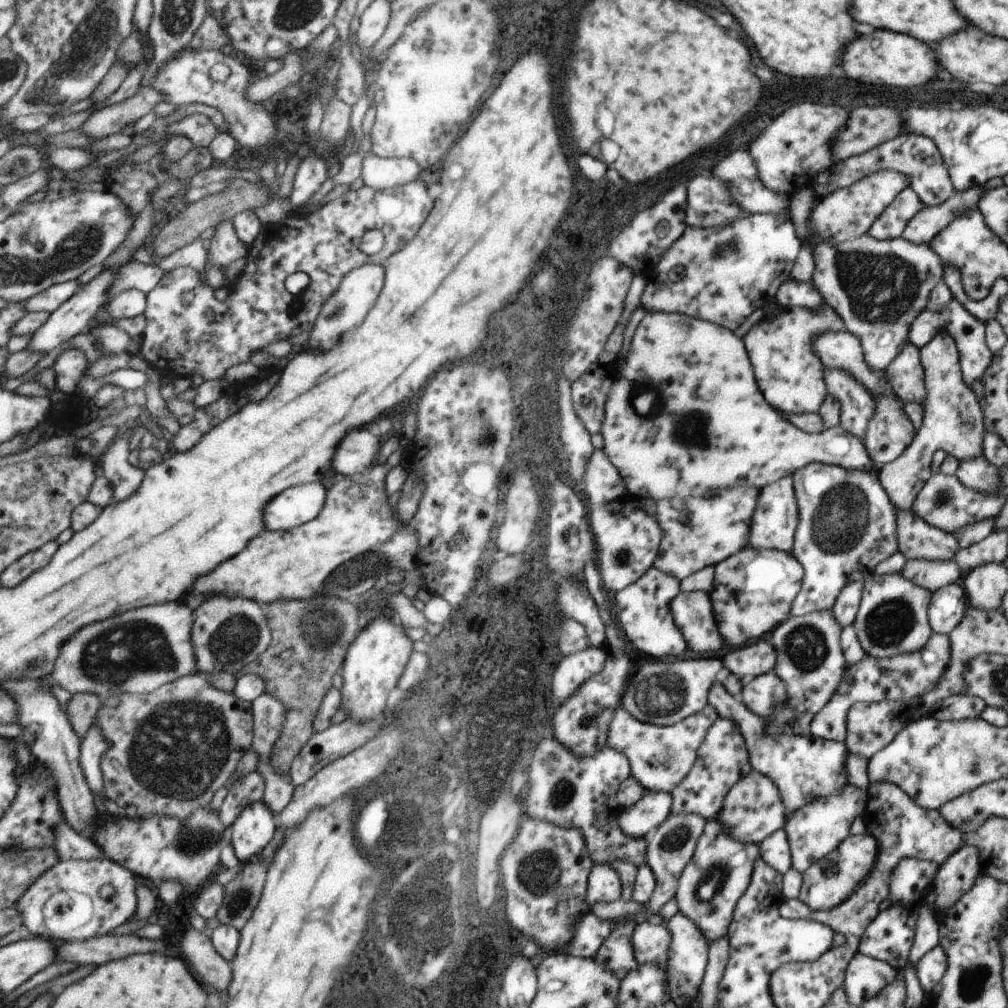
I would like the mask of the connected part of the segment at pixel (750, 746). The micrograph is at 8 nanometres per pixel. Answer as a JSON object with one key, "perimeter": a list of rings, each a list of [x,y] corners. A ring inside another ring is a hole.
{"perimeter":[[[717,684],[711,688],[709,704],[717,710],[719,718],[731,720],[739,726],[751,768],[755,772],[769,776],[779,788],[781,800],[787,808],[785,820],[789,820],[789,816],[793,812],[797,812],[799,808],[809,804],[813,798],[825,798],[825,796],[837,794],[841,788],[845,788],[845,784],[849,784],[849,778],[845,772],[845,756],[849,754],[849,750],[845,744],[821,740],[821,738],[815,738],[811,734],[797,736],[793,732],[771,736],[767,732],[767,720],[753,714],[745,704],[741,704],[741,700],[735,700],[723,688],[723,684]]]}

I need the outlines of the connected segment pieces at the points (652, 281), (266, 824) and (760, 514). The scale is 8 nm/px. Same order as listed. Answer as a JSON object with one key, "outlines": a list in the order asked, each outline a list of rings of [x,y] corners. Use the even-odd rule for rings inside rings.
{"outlines":[[[[787,212],[787,214],[779,214],[779,216],[773,216],[773,214],[749,216],[749,214],[745,214],[743,218],[737,218],[737,220],[731,222],[731,224],[721,224],[721,226],[713,226],[713,228],[687,226],[687,228],[683,230],[683,234],[681,234],[681,236],[671,244],[671,248],[663,254],[663,258],[659,258],[659,264],[653,268],[651,276],[647,276],[649,282],[645,284],[645,290],[643,290],[643,296],[641,296],[641,304],[643,304],[643,308],[645,308],[647,312],[657,312],[659,308],[663,308],[663,310],[659,310],[659,312],[685,312],[689,318],[691,318],[691,316],[701,316],[701,320],[709,320],[709,322],[713,322],[713,324],[721,324],[723,328],[735,332],[735,328],[739,328],[741,322],[743,322],[753,310],[765,308],[765,306],[773,300],[775,290],[777,290],[783,282],[791,280],[793,262],[797,260],[799,248],[801,248],[801,240],[799,240],[797,234],[795,234],[795,228],[793,228],[793,222],[791,222],[791,218],[789,218],[789,212]],[[671,268],[673,268],[673,274],[671,274],[671,278],[673,278],[673,304],[671,304],[671,294],[669,294],[669,292],[671,292],[671,288],[669,288],[669,270],[671,270]]],[[[265,798],[257,804],[249,806],[241,818],[233,824],[233,838],[231,846],[235,850],[235,856],[241,864],[255,862],[261,858],[263,850],[269,846],[269,842],[275,838],[279,820],[275,818],[273,810],[265,804]]],[[[785,476],[763,490],[759,490],[757,498],[757,508],[753,514],[753,524],[751,524],[751,538],[749,538],[749,548],[753,546],[755,550],[779,550],[785,554],[791,554],[793,550],[793,534],[799,524],[799,506],[795,498],[795,488],[793,488],[793,476]]]]}

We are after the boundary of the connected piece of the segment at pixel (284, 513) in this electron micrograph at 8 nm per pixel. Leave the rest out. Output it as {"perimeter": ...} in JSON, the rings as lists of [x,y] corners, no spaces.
{"perimeter":[[[305,484],[297,488],[289,488],[285,496],[277,496],[273,504],[269,504],[269,530],[293,530],[305,522],[311,522],[319,516],[327,500],[327,488],[323,484]]]}

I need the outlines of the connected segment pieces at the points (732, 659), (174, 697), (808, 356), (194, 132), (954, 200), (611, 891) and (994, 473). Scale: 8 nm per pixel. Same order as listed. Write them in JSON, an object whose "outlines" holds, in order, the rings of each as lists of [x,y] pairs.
{"outlines":[[[[759,640],[753,646],[745,646],[739,650],[731,650],[721,658],[727,672],[735,674],[739,680],[745,676],[765,676],[777,664],[777,652],[769,644],[769,640]]],[[[203,674],[201,676],[187,676],[187,678],[179,678],[173,684],[167,684],[163,688],[159,688],[153,694],[117,694],[111,696],[101,712],[97,714],[97,726],[101,726],[103,736],[107,738],[107,742],[111,744],[111,748],[105,752],[103,756],[103,776],[105,776],[105,796],[107,800],[113,800],[119,808],[123,808],[123,814],[129,818],[153,818],[153,816],[173,816],[173,818],[181,818],[187,820],[189,816],[193,816],[193,812],[197,812],[199,808],[209,808],[213,796],[217,794],[219,788],[227,788],[233,784],[233,774],[239,766],[239,760],[243,758],[243,754],[247,750],[253,748],[255,744],[255,712],[253,712],[253,702],[245,702],[239,700],[235,694],[223,692],[219,688],[215,688]]],[[[829,304],[813,310],[777,306],[771,316],[771,320],[759,320],[745,334],[745,348],[749,348],[749,356],[753,356],[753,368],[757,368],[757,384],[761,384],[761,394],[765,394],[765,400],[769,400],[769,404],[785,416],[795,414],[795,410],[801,414],[817,412],[827,398],[827,384],[825,368],[821,368],[823,362],[813,344],[825,334],[845,332],[845,322]]],[[[193,114],[193,116],[185,116],[183,120],[179,122],[173,122],[167,130],[167,134],[181,134],[181,136],[187,136],[195,148],[207,148],[215,136],[217,136],[217,126],[211,122],[209,116],[205,114]]],[[[993,176],[987,182],[983,182],[983,186],[977,188],[969,188],[967,192],[953,192],[953,196],[949,200],[945,200],[939,206],[927,206],[921,212],[917,212],[913,216],[913,220],[907,224],[907,228],[903,230],[901,238],[913,242],[913,244],[929,244],[945,226],[949,226],[953,220],[959,218],[961,212],[965,210],[975,210],[979,200],[983,198],[983,192],[1001,188],[1003,178],[1001,176]]],[[[593,866],[593,872],[589,876],[589,904],[599,902],[615,902],[623,898],[623,882],[613,866]]],[[[985,456],[977,458],[977,460],[967,460],[967,462],[959,462],[959,468],[955,472],[955,478],[981,494],[995,494],[1001,486],[1001,472],[997,466],[989,464],[985,460]]]]}

